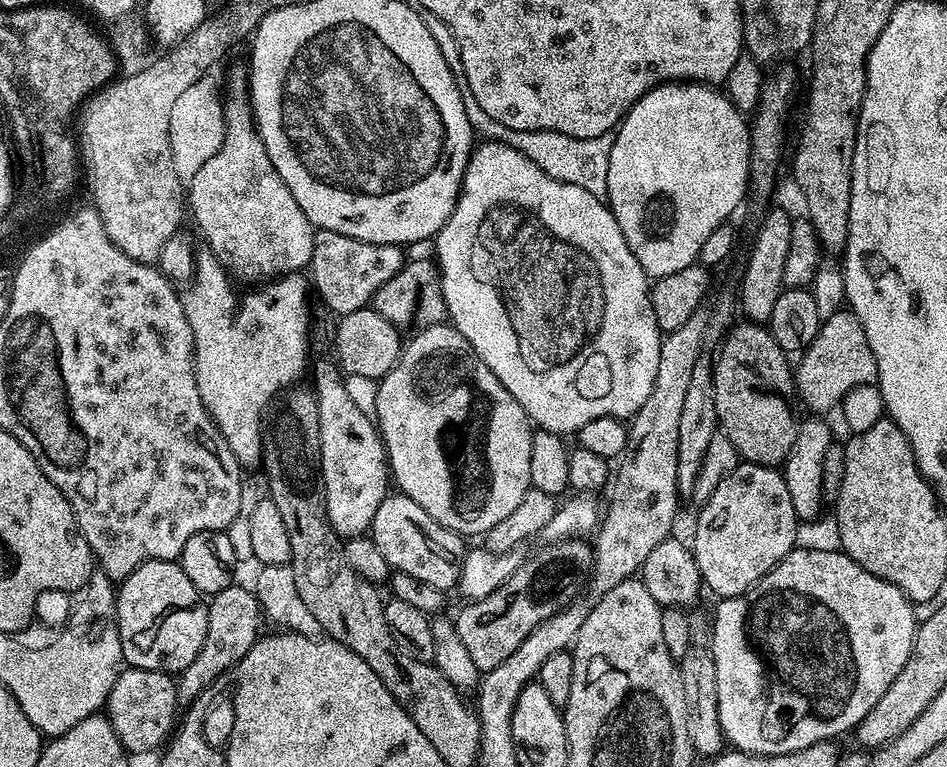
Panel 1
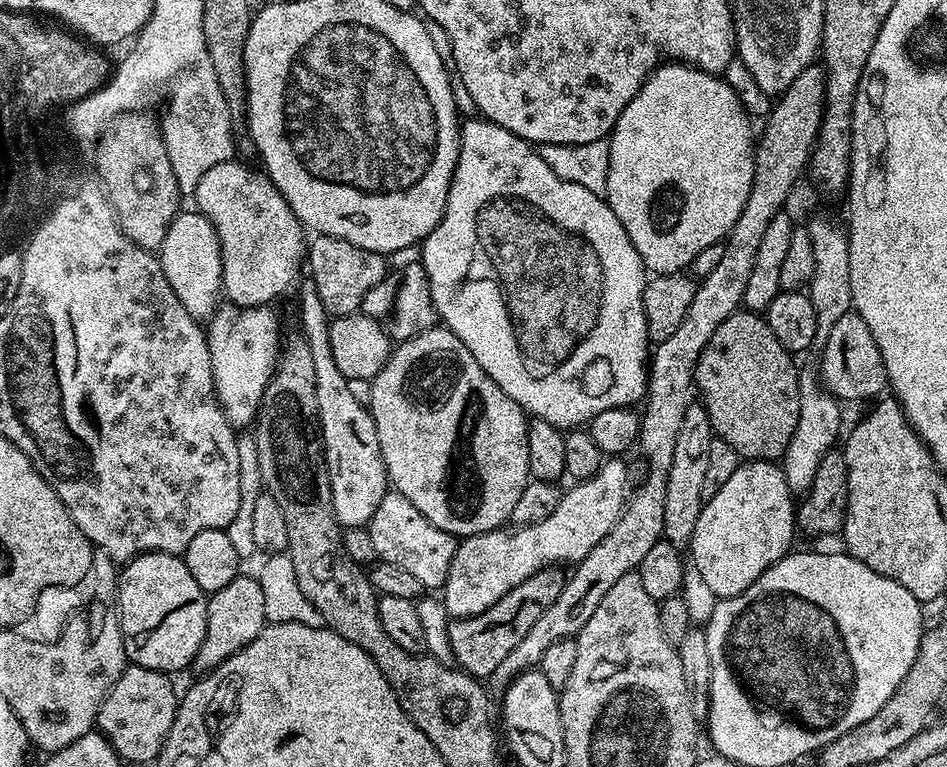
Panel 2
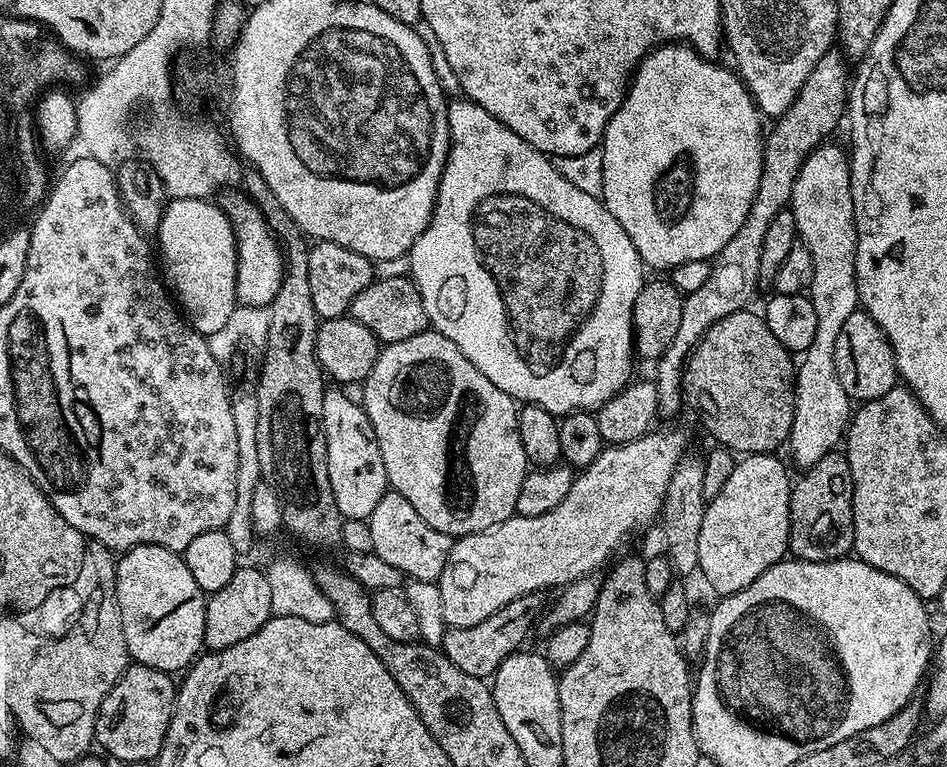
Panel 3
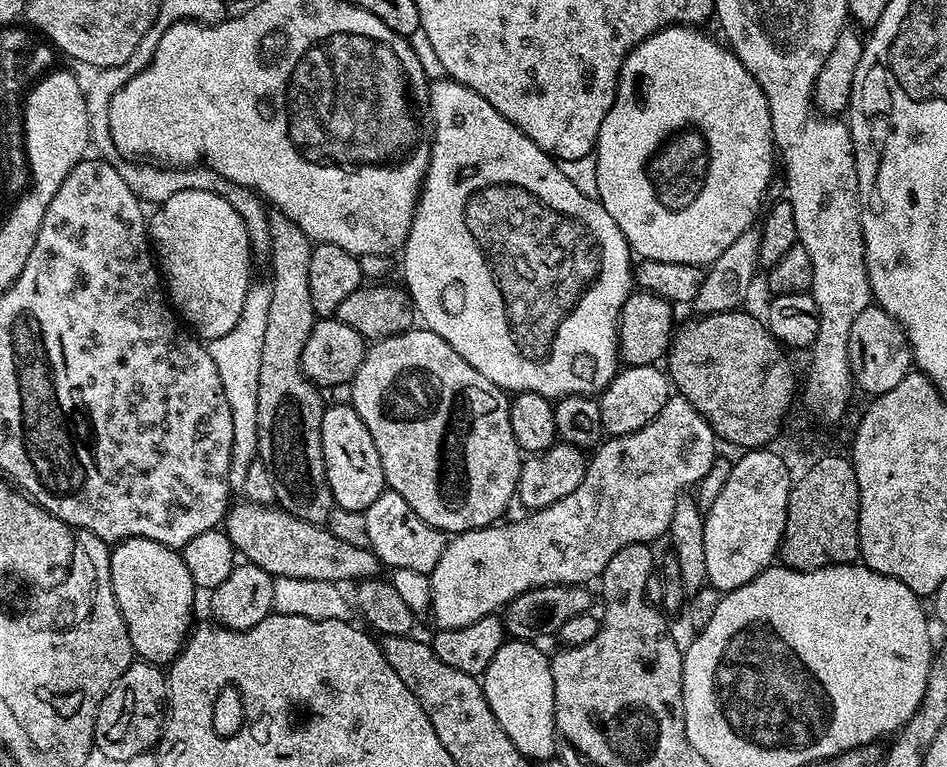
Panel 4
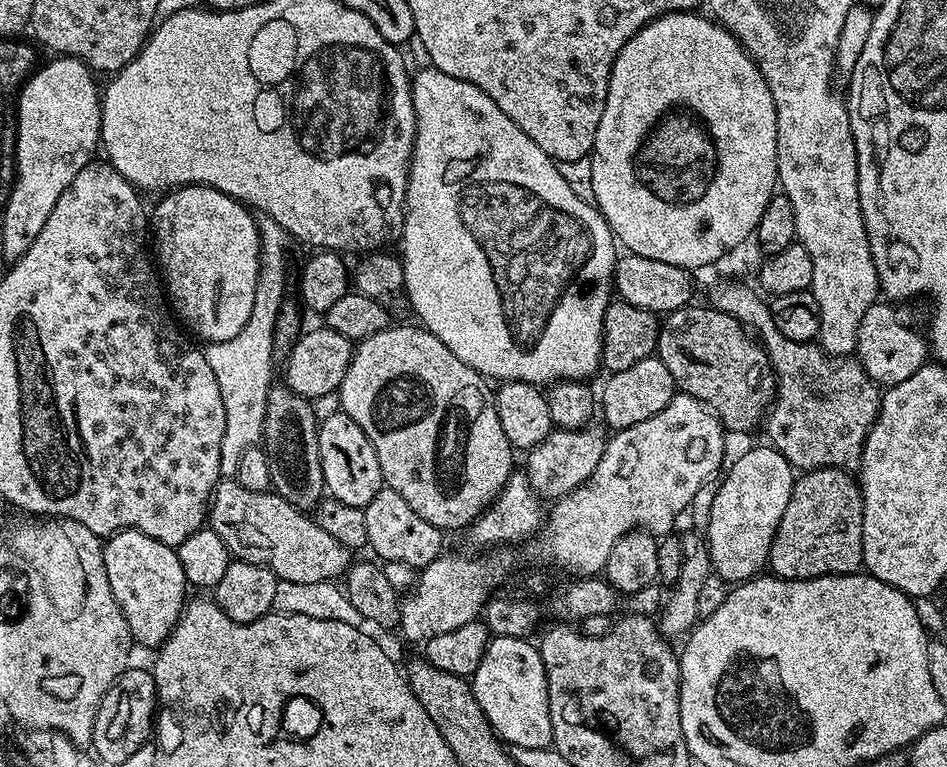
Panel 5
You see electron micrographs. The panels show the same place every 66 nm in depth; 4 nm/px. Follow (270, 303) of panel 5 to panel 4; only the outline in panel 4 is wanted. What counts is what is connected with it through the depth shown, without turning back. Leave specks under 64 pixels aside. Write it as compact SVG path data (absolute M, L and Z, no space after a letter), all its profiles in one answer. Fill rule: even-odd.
M188 166L183 170L153 169L146 172L130 172L130 170L124 172L124 180L130 186L130 190L145 205L162 205L166 202L166 198L170 198L170 194L178 194L178 190L210 190L211 192L216 192L222 198L226 198L226 202L230 202L230 206L234 206L234 210L238 210L238 214L244 219L244 225L248 231L248 237L250 238L253 249L257 253L270 253L268 208L266 207L265 201L257 196L255 192L250 191L249 188L238 186L230 180L224 180L208 166ZM253 283L246 294L246 302L242 302L242 314L238 314L238 322L234 330L222 334L222 338L207 341L206 347L210 358L214 358L214 366L218 369L218 378L222 378L222 390L226 390L226 402L230 402L230 422L234 424L234 444L230 450L230 474L228 486L233 493L243 493L246 473L258 458L258 370L262 366L262 337L266 334L266 318L270 315L271 287L267 283Z

